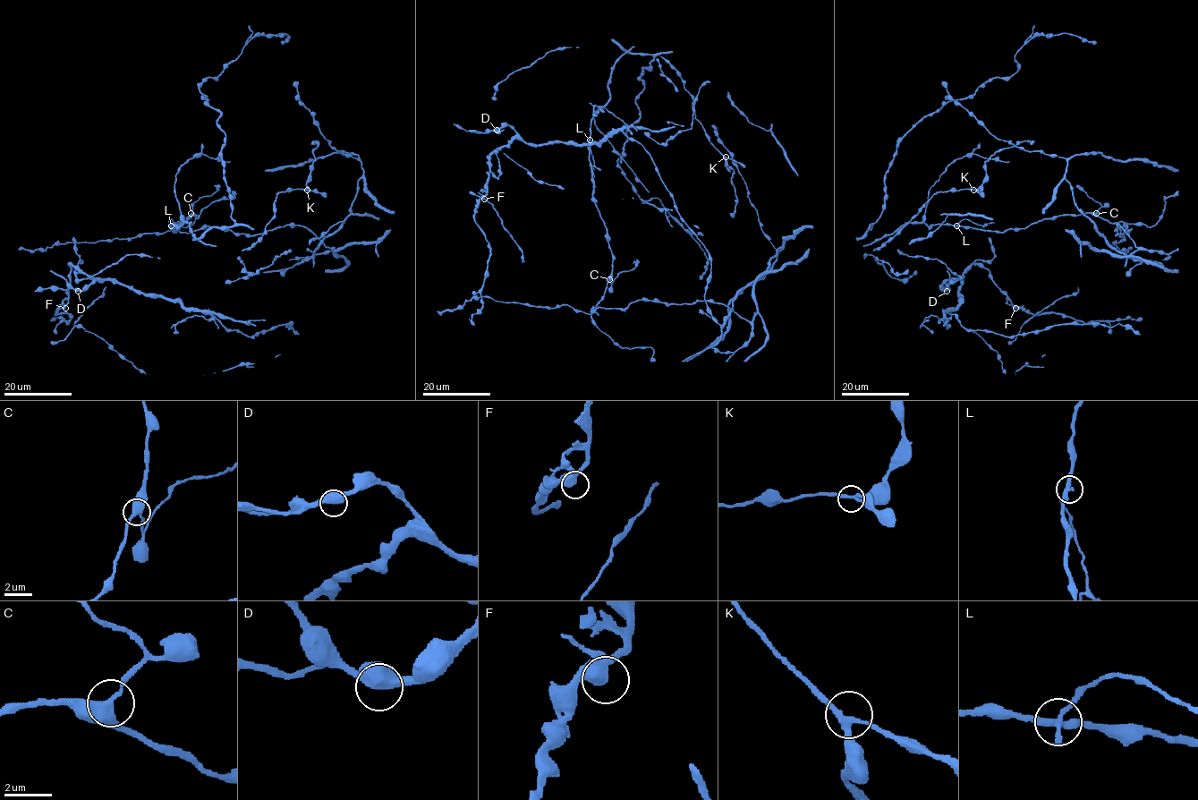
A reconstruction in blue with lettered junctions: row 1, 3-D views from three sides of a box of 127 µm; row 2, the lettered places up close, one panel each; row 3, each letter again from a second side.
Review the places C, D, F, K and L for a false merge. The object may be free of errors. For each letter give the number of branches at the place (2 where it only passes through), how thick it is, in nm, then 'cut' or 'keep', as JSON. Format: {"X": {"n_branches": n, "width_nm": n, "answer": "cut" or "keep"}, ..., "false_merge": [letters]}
{"C": {"n_branches": 3, "width_nm": 360, "answer": "keep"}, "D": {"n_branches": 3, "width_nm": 440, "answer": "keep"}, "F": {"n_branches": 3, "width_nm": 380, "answer": "keep"}, "K": {"n_branches": 3, "width_nm": 200, "answer": "keep"}, "L": {"n_branches": 3, "width_nm": 300, "answer": "cut"}, "false_merge": ["L"]}

